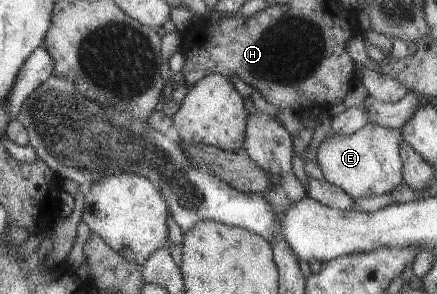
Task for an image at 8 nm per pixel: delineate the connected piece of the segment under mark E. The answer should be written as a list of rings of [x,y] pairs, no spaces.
[[[369,121],[354,134],[335,134],[324,139],[317,148],[317,164],[328,183],[341,188],[353,199],[391,195],[404,184],[402,141],[401,129],[391,129]]]

